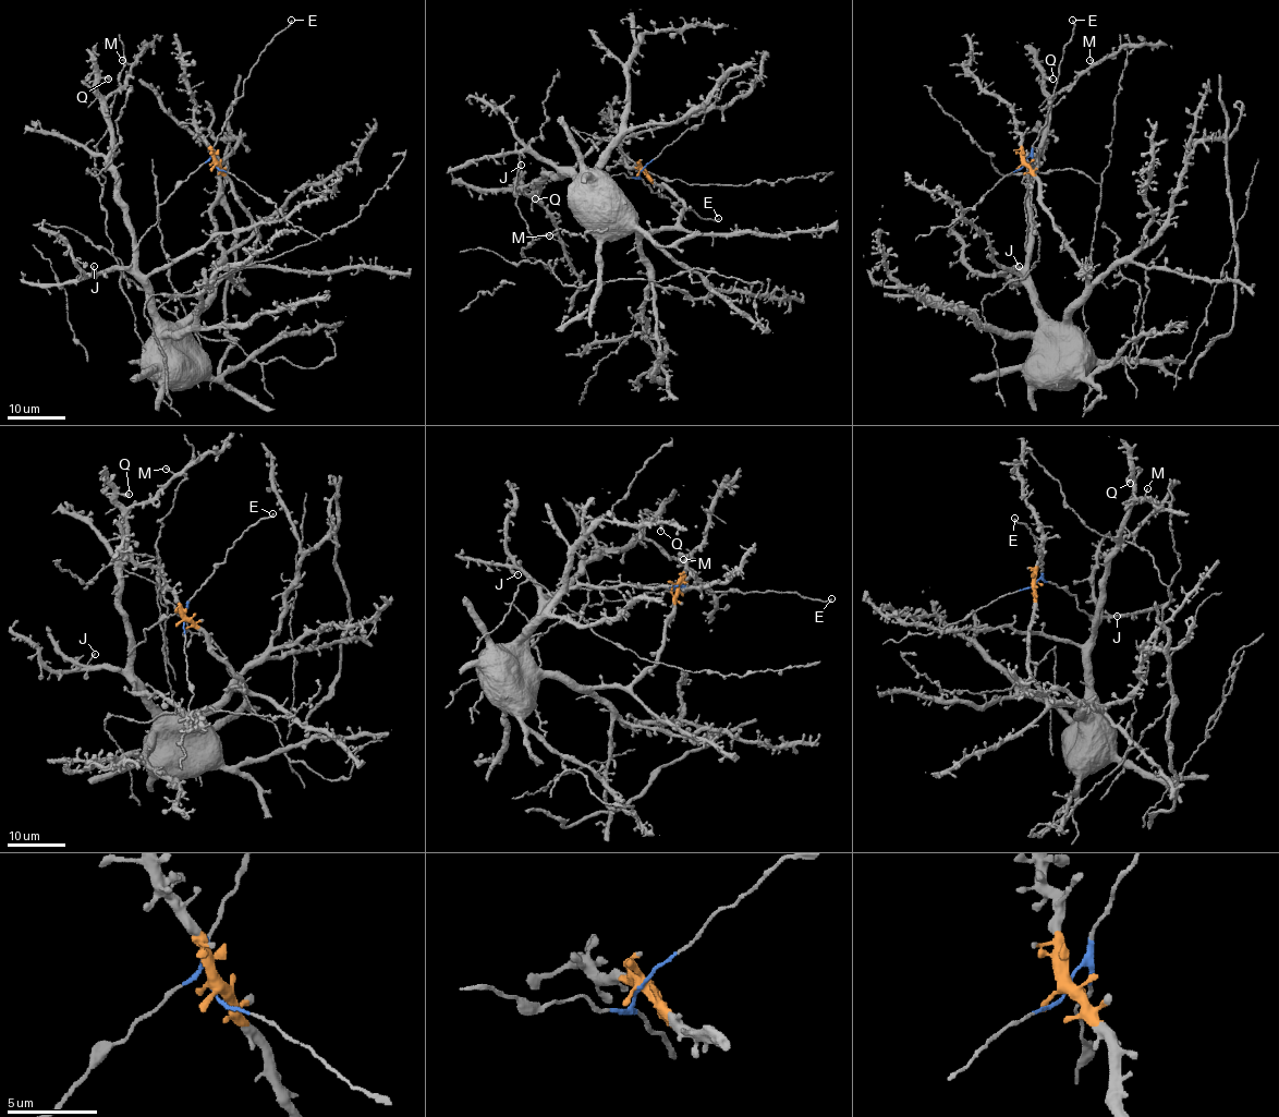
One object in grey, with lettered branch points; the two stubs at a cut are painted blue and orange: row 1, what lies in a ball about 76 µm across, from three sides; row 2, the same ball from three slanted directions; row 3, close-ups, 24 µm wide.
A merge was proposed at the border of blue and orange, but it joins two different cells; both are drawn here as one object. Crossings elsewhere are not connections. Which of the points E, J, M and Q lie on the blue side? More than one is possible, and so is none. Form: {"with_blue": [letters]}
{"with_blue": ["E"]}

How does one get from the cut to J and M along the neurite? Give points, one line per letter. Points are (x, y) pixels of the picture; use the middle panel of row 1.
J: (641, 170), (684, 206), (672, 226), (642, 231), (544, 158), (524, 153), (521, 166)
M: (641, 170), (684, 206), (672, 226), (642, 231), (577, 178), (546, 175), (533, 194), (556, 229), (548, 235)

